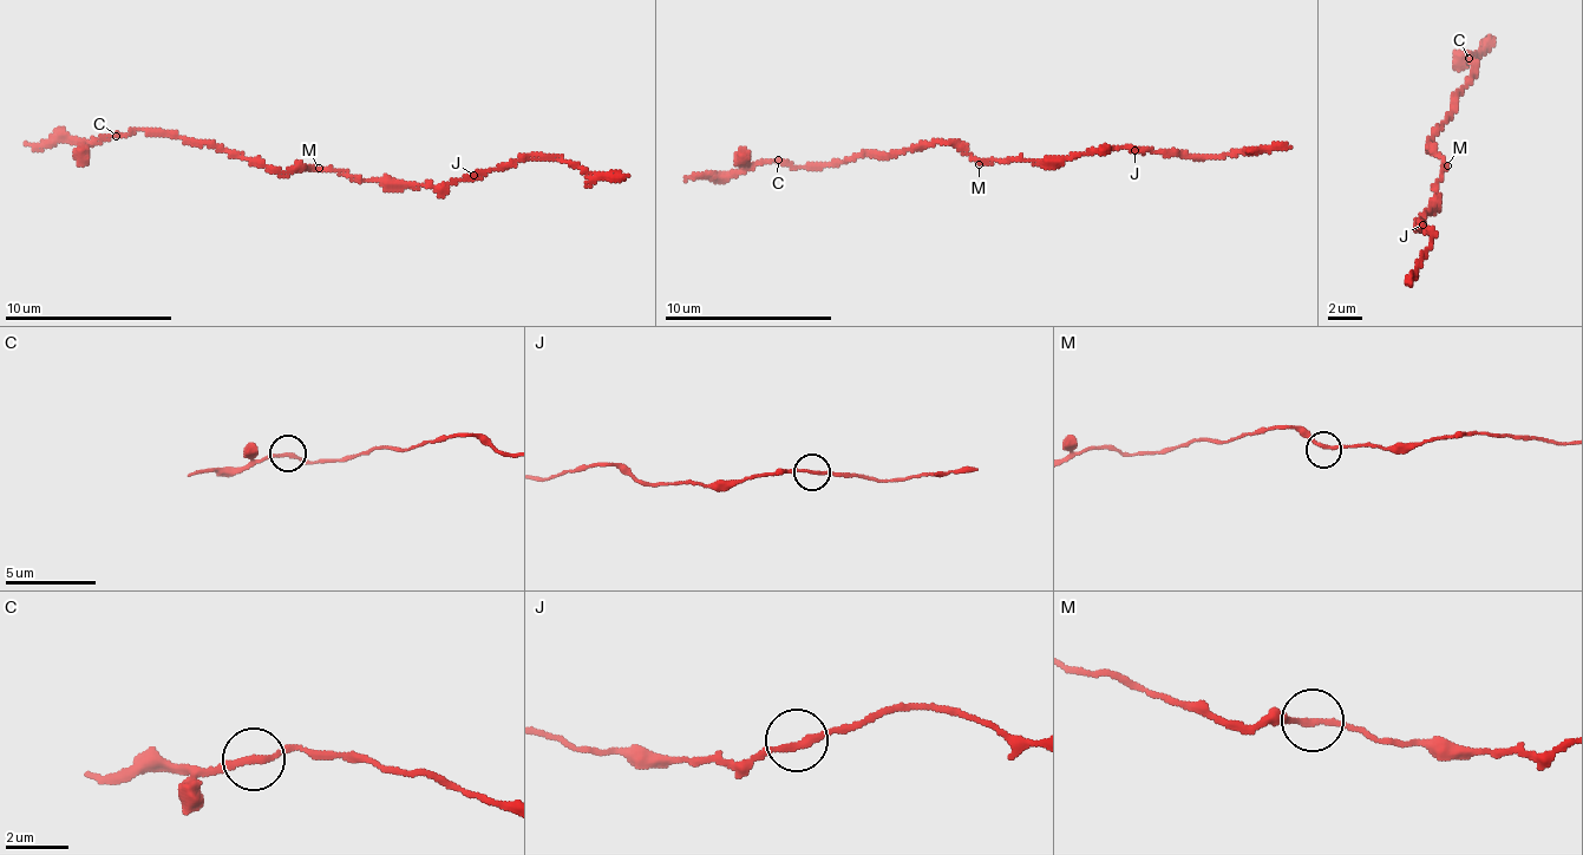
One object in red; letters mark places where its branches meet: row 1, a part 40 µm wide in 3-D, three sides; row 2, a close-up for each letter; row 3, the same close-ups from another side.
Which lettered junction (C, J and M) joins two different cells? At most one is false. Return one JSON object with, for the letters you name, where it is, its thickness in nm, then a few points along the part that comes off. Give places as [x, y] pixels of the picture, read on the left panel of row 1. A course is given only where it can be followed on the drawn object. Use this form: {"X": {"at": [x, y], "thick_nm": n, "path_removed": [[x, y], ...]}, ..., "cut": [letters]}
{"C": {"at": [116, 136], "thick_nm": 200, "path_removed": [[117, 136], [26, 143]]}, "cut": ["C"]}

